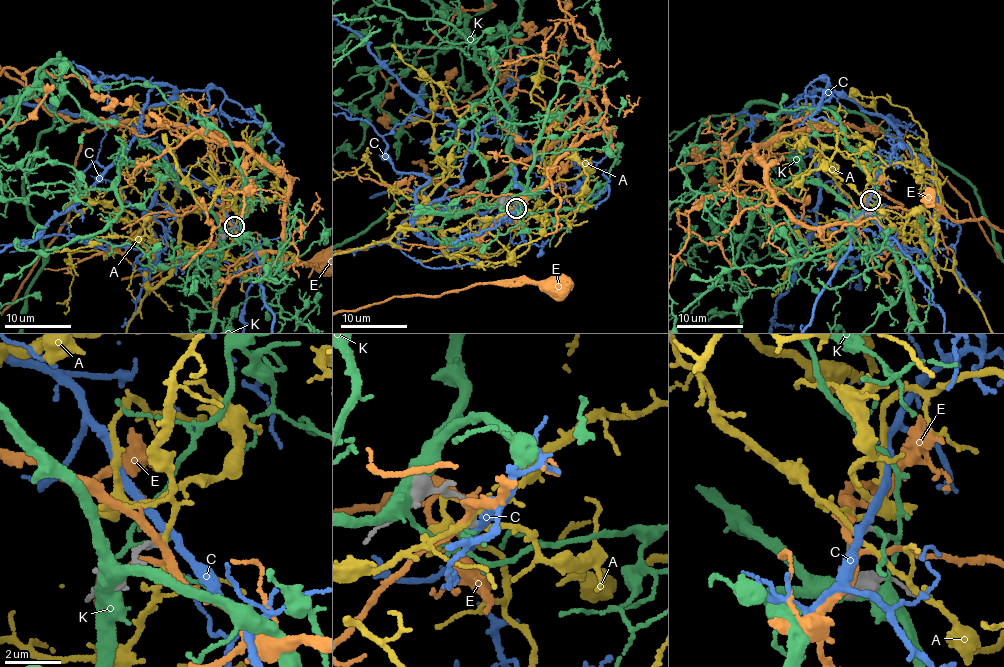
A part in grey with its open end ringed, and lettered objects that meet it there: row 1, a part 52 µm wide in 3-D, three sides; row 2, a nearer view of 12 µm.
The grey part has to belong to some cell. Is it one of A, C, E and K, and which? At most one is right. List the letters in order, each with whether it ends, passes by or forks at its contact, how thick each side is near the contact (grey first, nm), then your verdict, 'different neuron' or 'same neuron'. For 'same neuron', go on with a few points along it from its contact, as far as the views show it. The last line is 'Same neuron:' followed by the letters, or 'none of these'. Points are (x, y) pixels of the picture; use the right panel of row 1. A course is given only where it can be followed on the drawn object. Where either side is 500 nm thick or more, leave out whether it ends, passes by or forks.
A: it passes by | 130/170 nm | different neuron
C: it passes by | 190/300 nm | different neuron
E: it forks | 150/220 nm | different neuron
K: it forks | 170/100 nm | different neuron
Same neuron: none of these

